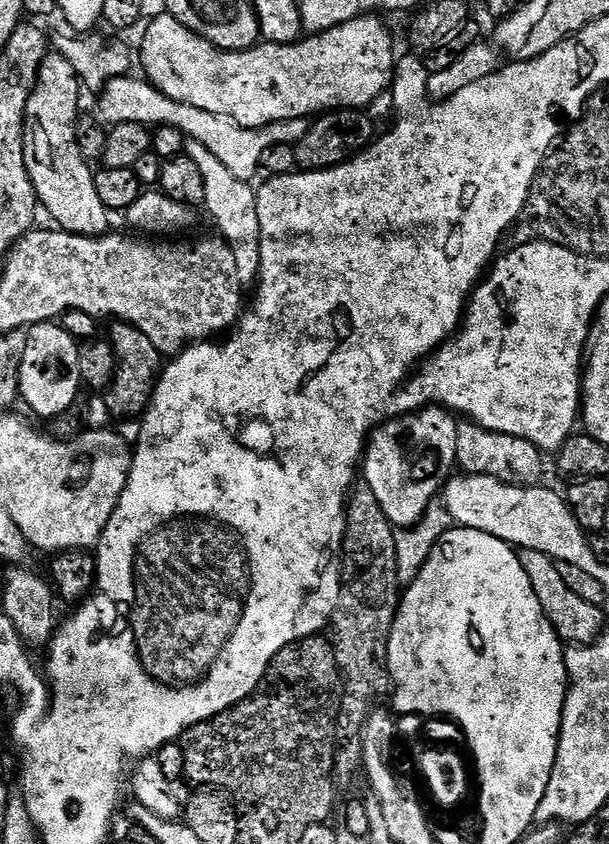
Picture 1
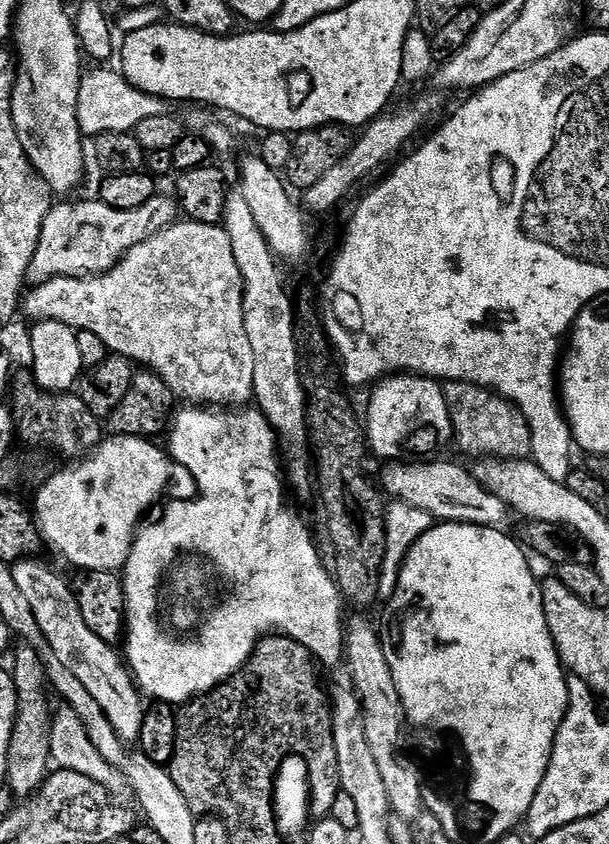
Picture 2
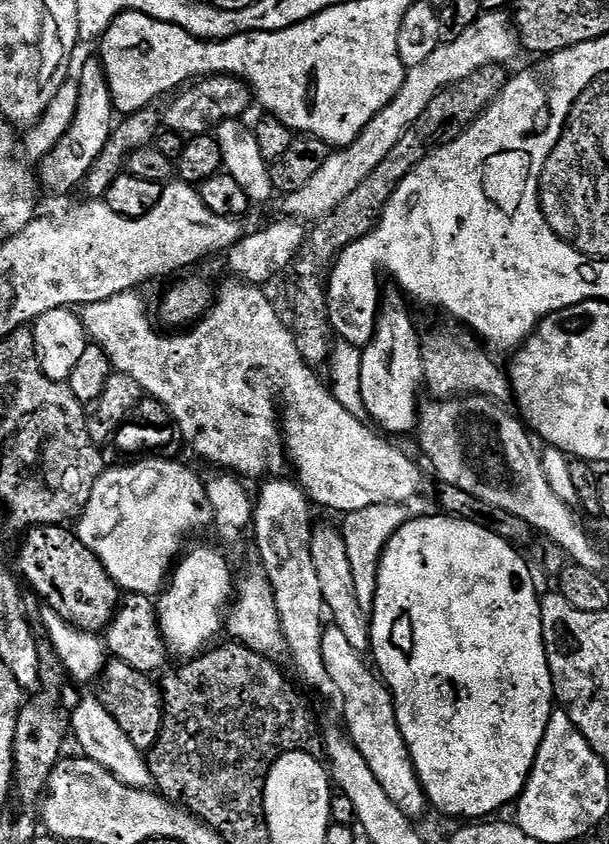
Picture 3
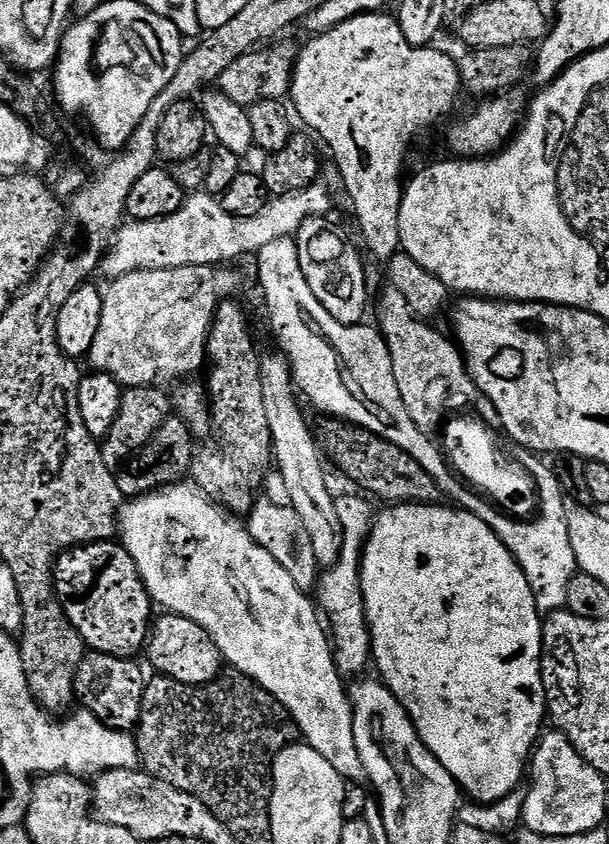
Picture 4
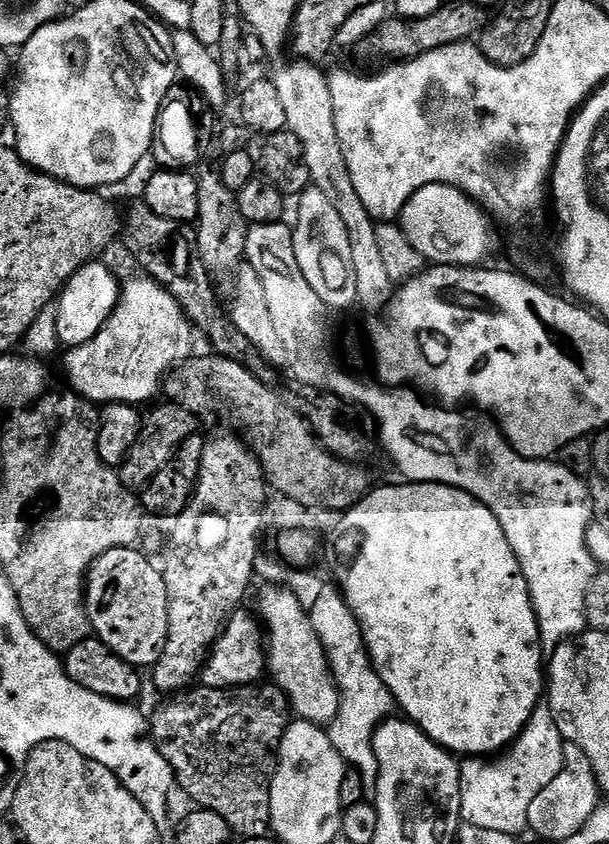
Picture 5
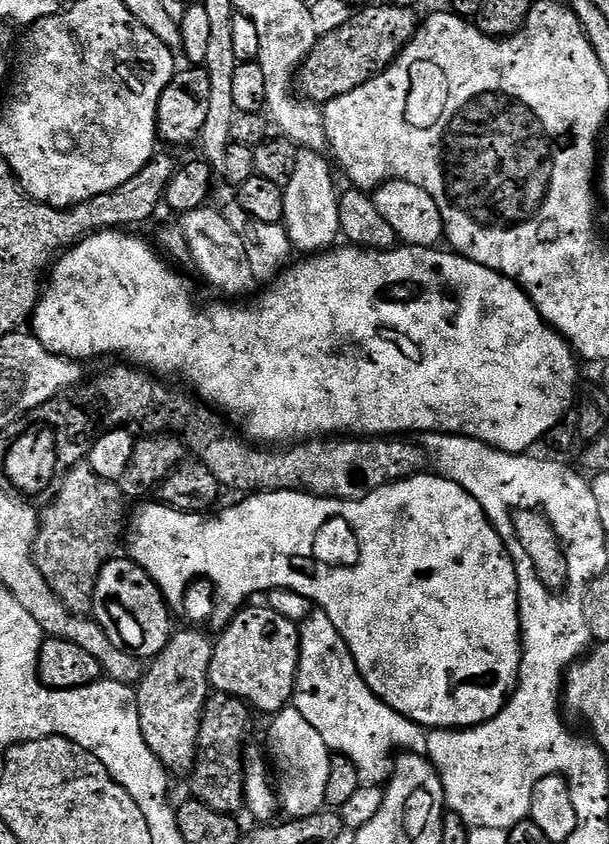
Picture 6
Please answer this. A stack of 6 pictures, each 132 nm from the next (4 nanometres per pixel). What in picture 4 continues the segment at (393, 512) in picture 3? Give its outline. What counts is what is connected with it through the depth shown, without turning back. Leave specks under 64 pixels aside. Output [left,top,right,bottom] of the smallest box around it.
[314,494,374,678]

